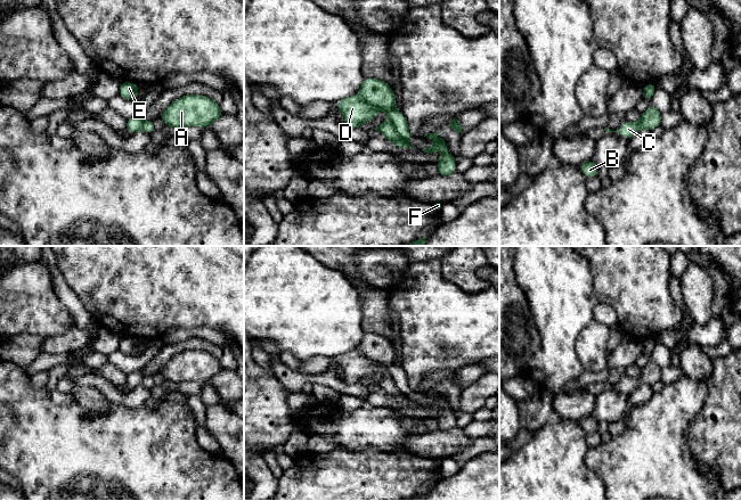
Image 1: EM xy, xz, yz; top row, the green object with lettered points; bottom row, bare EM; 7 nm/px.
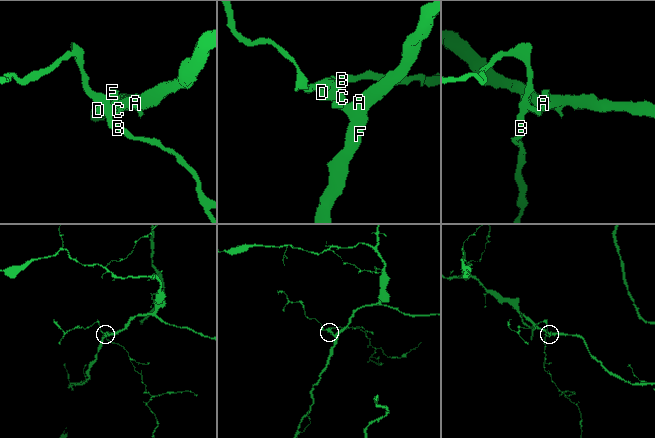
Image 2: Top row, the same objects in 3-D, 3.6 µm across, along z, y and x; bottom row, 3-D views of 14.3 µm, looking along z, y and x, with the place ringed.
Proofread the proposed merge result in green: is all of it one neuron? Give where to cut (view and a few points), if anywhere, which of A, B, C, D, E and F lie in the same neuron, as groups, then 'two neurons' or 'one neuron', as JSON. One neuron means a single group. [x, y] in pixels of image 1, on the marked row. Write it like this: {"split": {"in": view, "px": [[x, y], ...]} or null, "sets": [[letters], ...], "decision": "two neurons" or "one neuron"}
{"split": {"in": "xz", "px": [[389, 121], [399, 134]]}, "sets": [["A", "D", "E", "F"], ["B", "C"]], "decision": "two neurons"}

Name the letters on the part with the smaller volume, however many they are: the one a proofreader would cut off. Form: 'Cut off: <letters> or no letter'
Cut off: B, C

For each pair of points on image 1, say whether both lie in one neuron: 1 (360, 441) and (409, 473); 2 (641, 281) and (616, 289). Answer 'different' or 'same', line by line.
1: different
2: same

